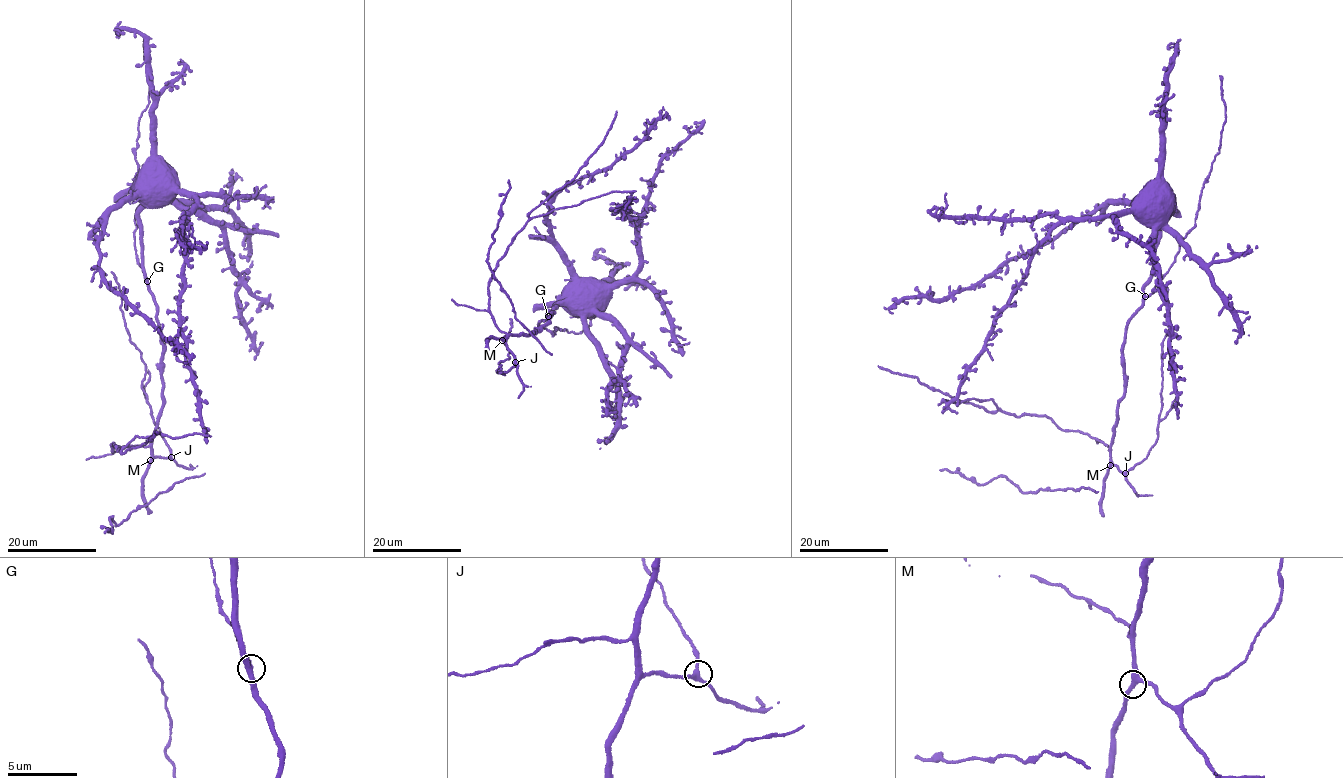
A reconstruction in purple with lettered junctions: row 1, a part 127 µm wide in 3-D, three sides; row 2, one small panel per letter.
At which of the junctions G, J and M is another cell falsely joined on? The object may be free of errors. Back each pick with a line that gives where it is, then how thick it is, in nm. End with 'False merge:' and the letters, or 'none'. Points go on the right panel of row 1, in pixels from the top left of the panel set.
False merge: none

